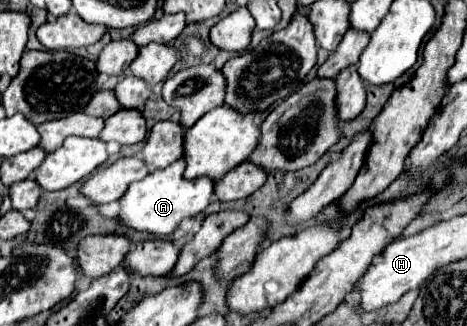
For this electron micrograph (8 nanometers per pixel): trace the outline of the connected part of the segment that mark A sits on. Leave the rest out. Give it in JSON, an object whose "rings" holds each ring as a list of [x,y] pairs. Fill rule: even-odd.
{"rings":[[[177,159],[175,163],[171,163],[171,167],[153,171],[145,179],[131,183],[127,193],[119,199],[121,223],[133,227],[135,231],[147,231],[159,237],[167,237],[185,217],[195,217],[203,209],[207,209],[215,193],[215,183],[211,183],[211,179],[183,179],[183,167],[183,159]]]}

